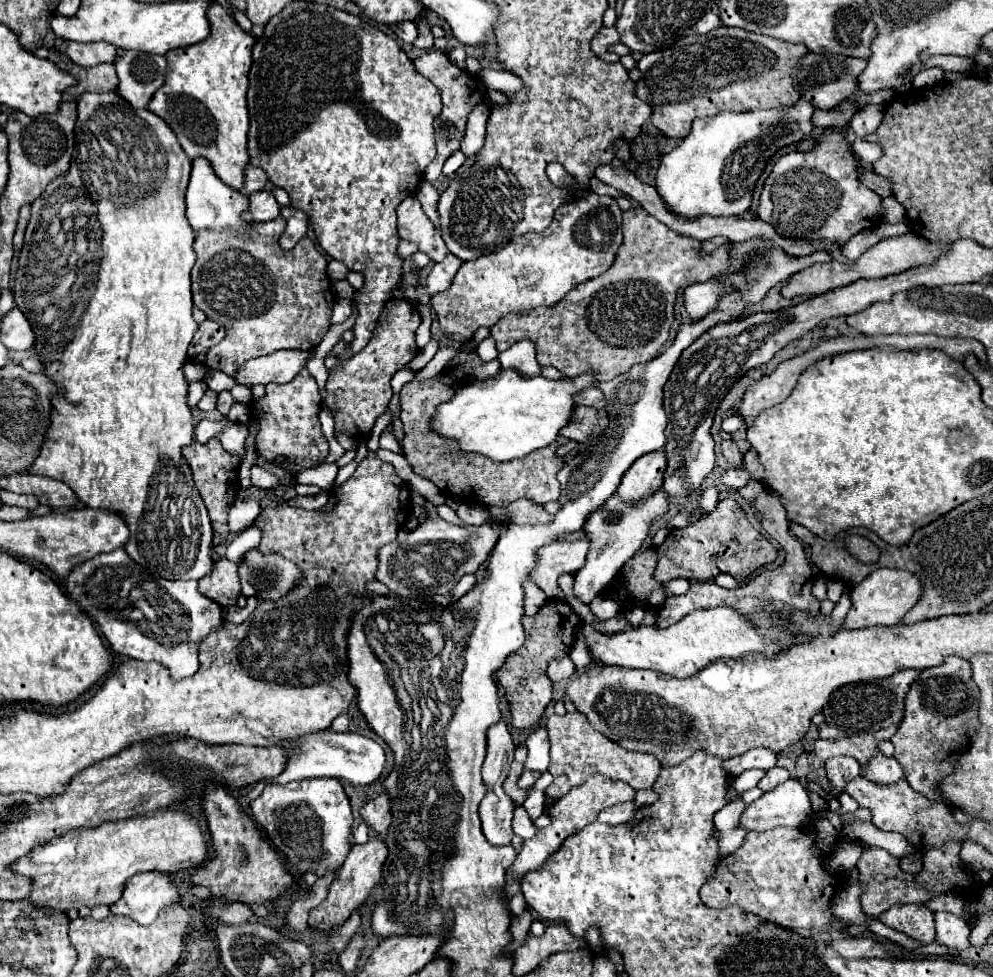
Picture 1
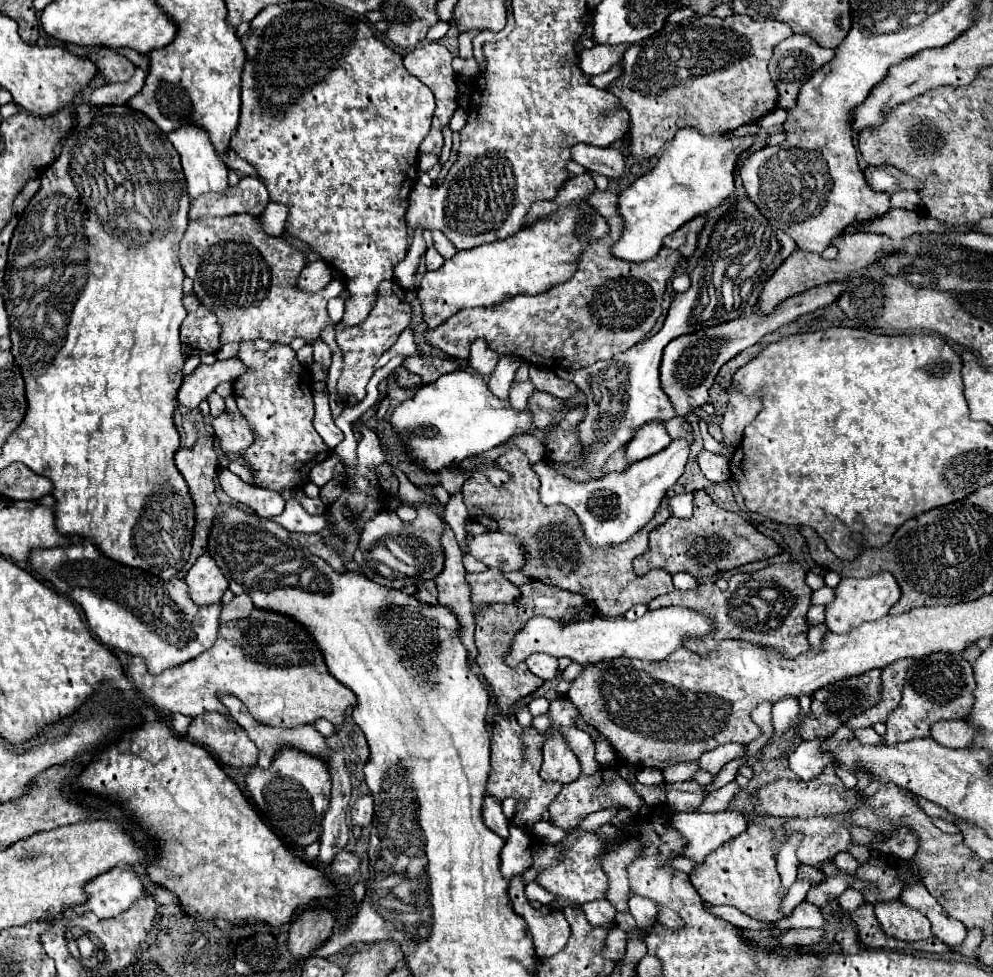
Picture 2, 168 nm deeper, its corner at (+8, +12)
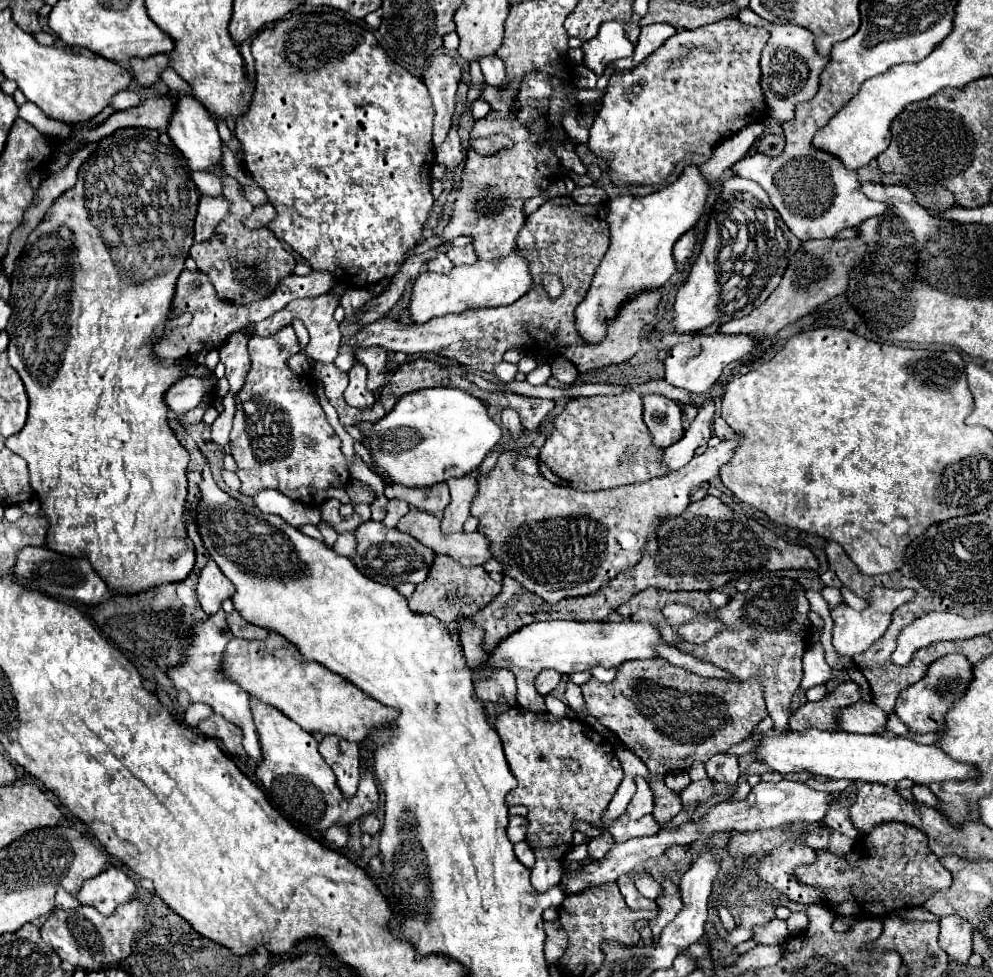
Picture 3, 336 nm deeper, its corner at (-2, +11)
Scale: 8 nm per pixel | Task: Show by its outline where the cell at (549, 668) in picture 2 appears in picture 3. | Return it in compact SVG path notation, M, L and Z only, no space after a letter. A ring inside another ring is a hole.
M546 669L546 671L542 671L538 677L536 677L536 691L544 697L544 695L548 695L558 683L560 683L560 673L556 673L556 671L552 671L552 669Z

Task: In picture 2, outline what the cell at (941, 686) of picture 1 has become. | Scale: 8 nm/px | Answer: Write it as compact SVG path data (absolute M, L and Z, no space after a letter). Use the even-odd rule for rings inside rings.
M930 654L906 672L906 684L902 690L902 700L886 720L886 744L900 744L914 738L930 738L930 728L938 720L956 720L968 718L974 706L976 680L968 660L954 654Z

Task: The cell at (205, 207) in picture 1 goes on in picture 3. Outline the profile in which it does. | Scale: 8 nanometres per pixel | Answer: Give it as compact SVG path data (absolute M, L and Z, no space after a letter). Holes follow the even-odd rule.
M190 95L176 97L174 113L168 123L168 135L170 135L172 143L182 151L182 155L188 159L188 163L194 171L208 171L208 169L216 167L218 161L222 159L222 149L220 149L222 139L218 135L216 123L214 123L212 115L208 113L208 109L204 109L204 105Z

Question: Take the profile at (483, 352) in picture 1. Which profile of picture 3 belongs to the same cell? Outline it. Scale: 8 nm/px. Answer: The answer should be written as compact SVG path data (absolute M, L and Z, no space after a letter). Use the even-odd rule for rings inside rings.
M502 361L500 365L496 365L496 377L500 379L500 381L506 381L506 383L510 383L510 381L514 381L514 375L516 375L516 371L518 371L518 367L516 365L512 365L512 363L506 363L506 361Z

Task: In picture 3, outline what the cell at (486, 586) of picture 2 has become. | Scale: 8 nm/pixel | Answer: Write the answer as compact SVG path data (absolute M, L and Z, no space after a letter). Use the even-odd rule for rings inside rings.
M436 555L432 569L424 583L416 585L416 591L410 595L408 605L416 613L434 615L440 623L450 623L460 617L472 617L484 609L500 593L500 583L494 583L482 567L462 567L452 561L448 555Z

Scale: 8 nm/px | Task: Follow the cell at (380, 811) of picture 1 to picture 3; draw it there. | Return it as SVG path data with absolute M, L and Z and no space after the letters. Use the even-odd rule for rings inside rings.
M364 815L362 819L360 819L360 829L362 829L362 833L368 833L368 835L376 835L378 831L380 831L380 821L376 819L376 815Z

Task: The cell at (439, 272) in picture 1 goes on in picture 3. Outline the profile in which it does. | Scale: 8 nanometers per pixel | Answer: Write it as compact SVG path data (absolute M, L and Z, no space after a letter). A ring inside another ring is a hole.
M438 255L436 259L432 259L432 261L428 261L428 271L432 271L432 273L450 273L452 271L452 263L450 263L450 259L448 259L448 255Z

